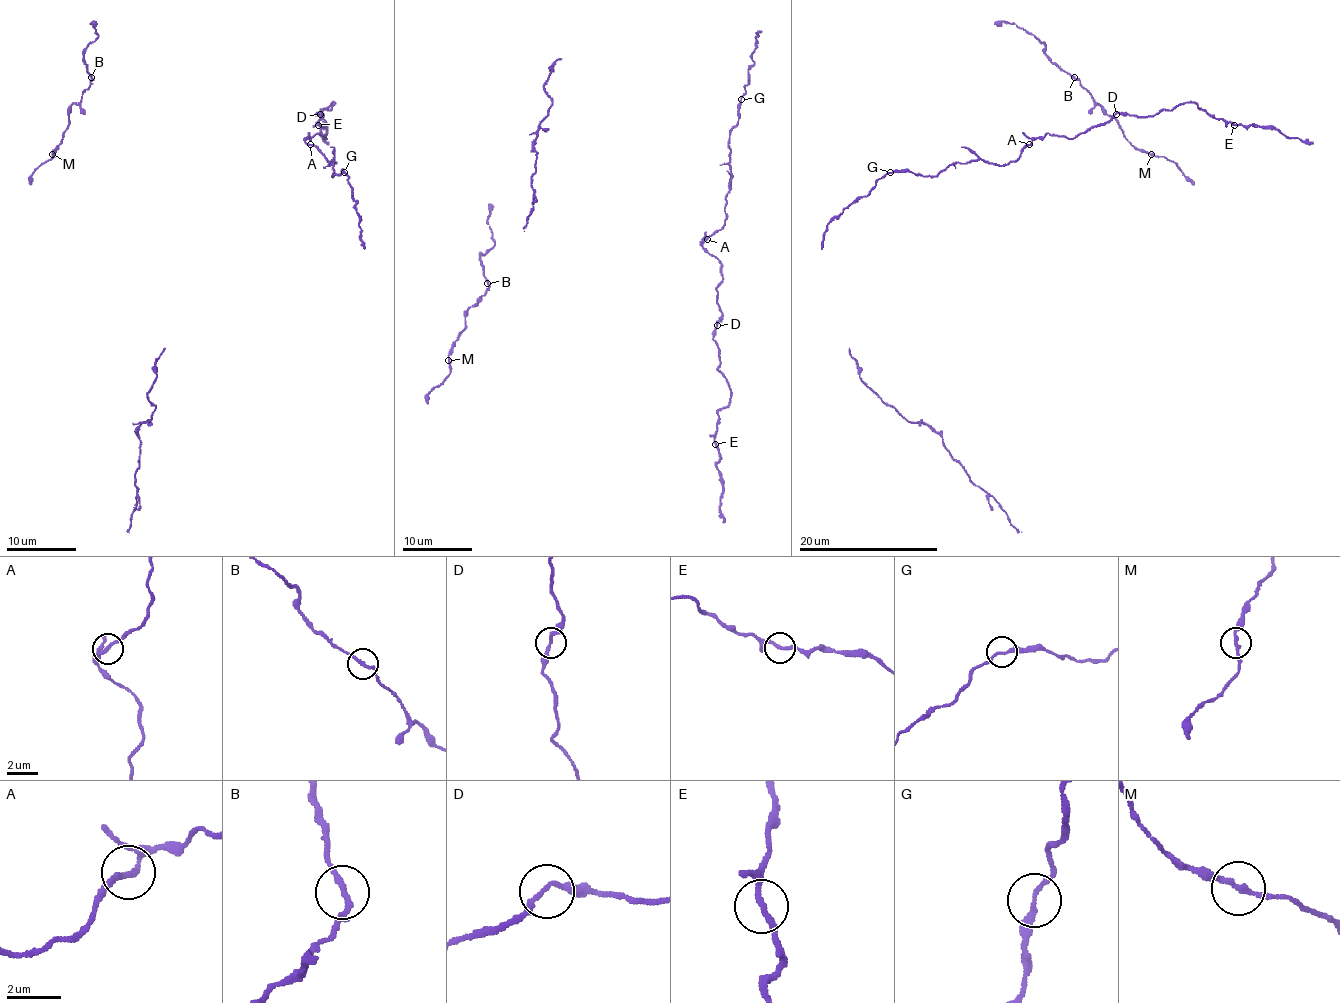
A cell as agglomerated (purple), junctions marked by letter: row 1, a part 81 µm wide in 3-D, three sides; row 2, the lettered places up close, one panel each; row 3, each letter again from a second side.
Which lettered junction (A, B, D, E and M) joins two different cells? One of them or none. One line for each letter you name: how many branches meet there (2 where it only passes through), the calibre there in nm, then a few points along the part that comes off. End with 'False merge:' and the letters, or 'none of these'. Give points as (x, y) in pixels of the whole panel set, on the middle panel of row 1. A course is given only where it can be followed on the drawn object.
False merge: none of these

